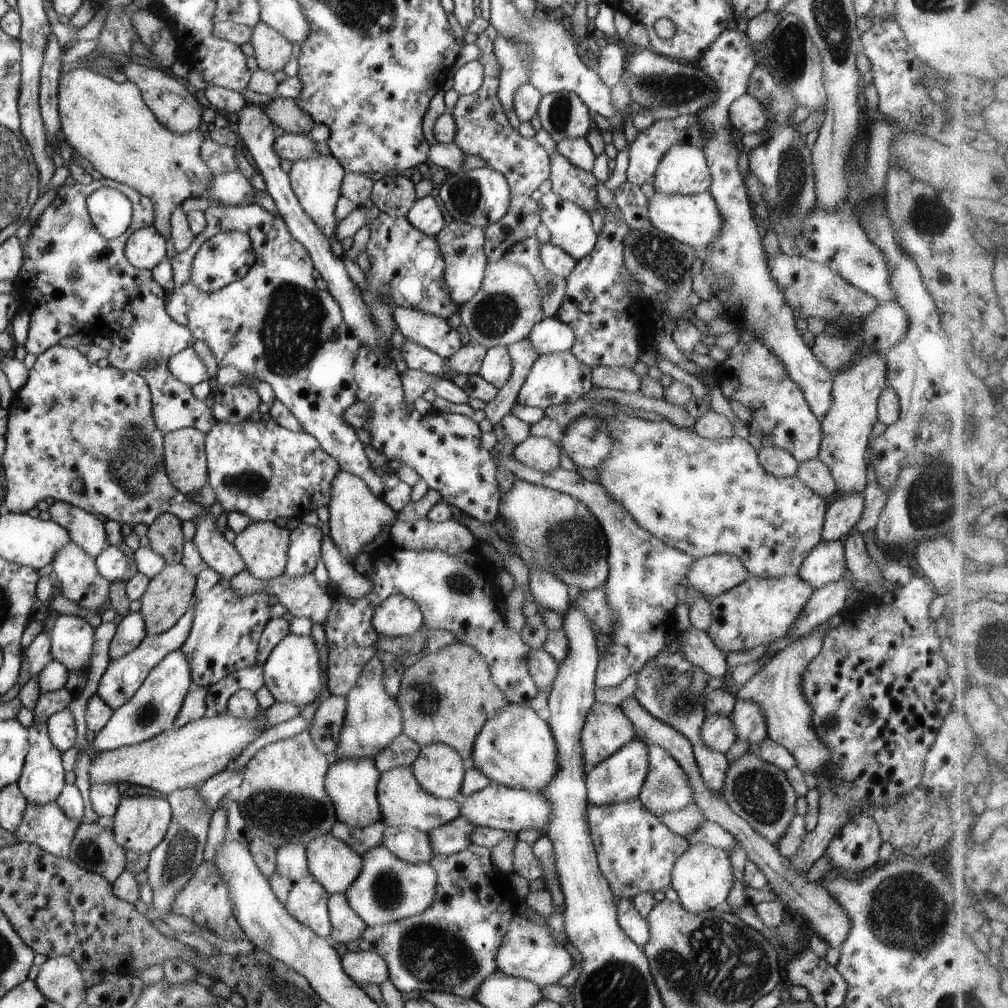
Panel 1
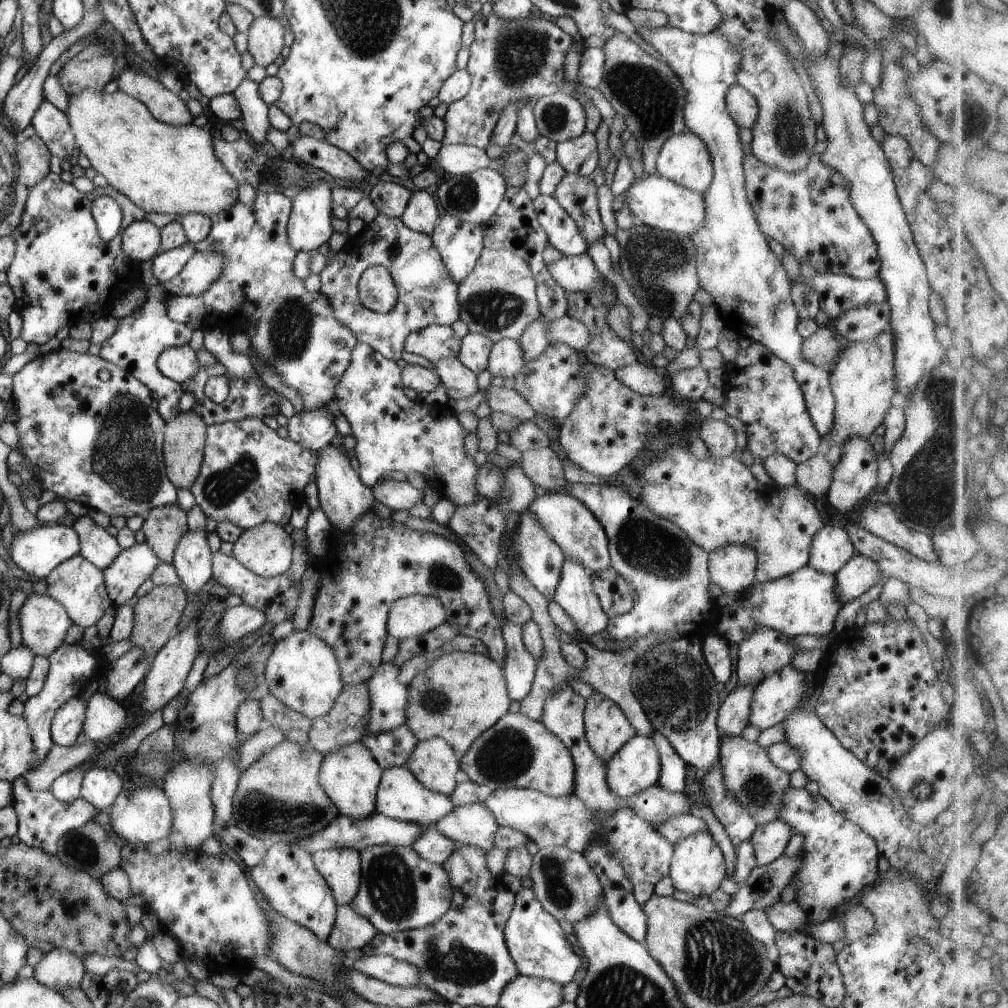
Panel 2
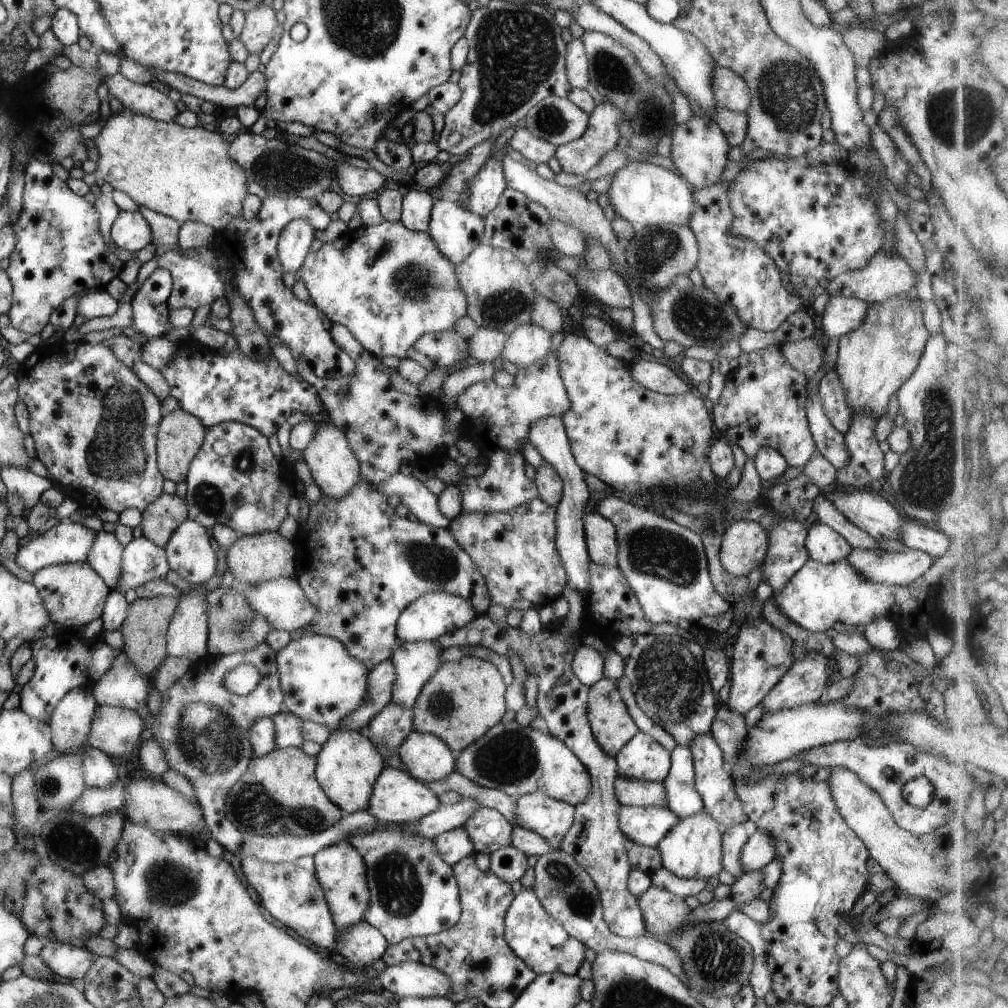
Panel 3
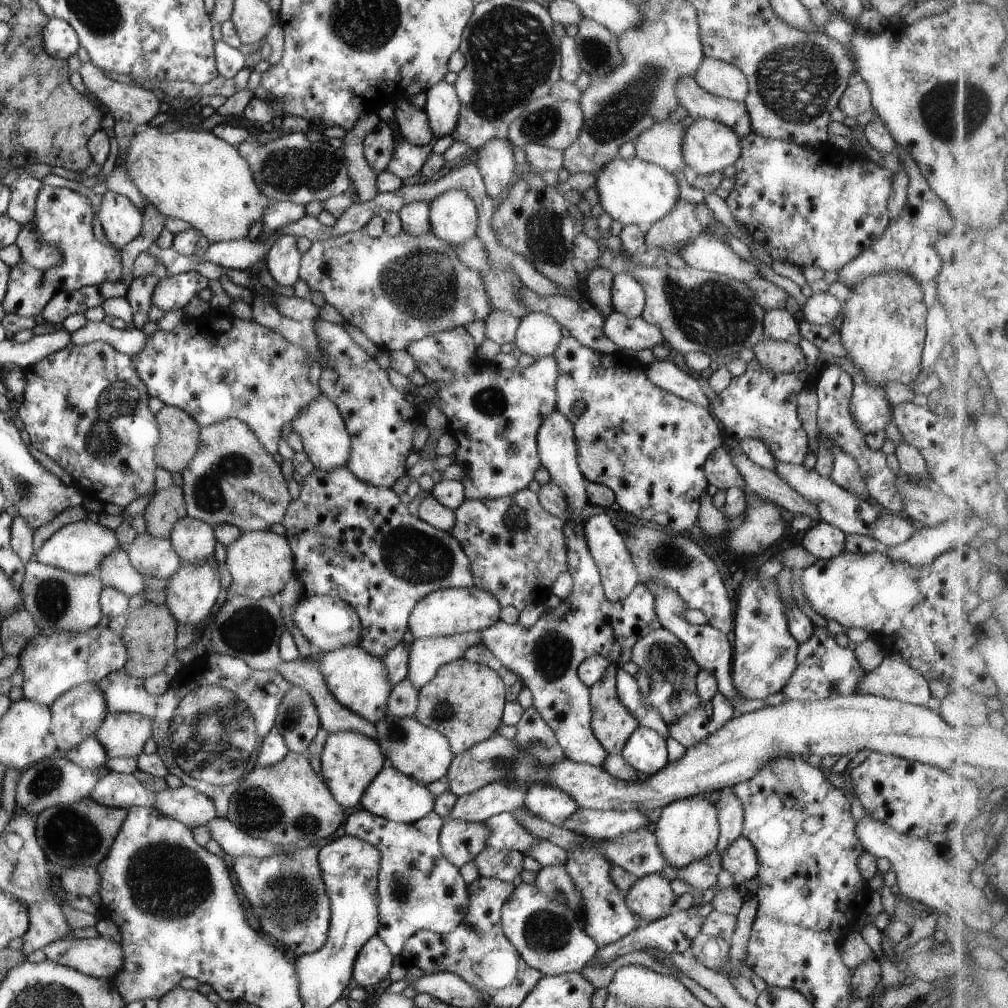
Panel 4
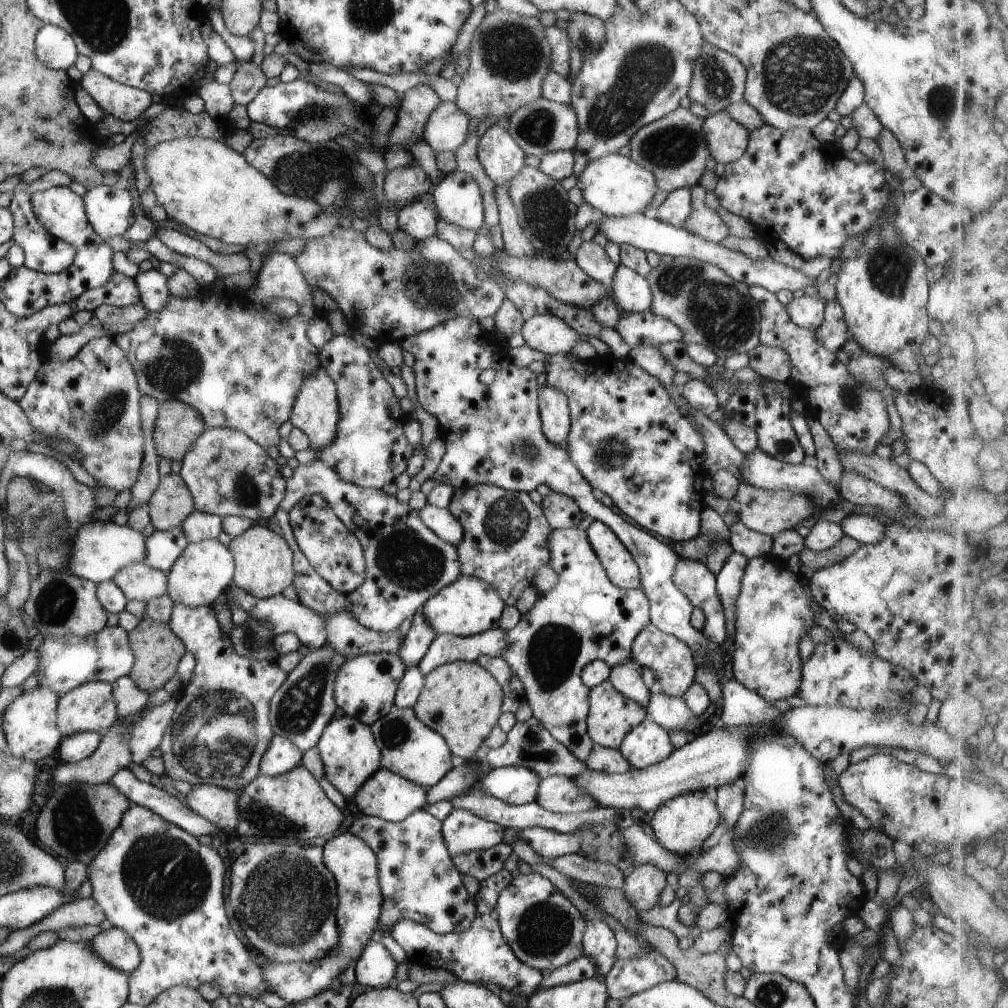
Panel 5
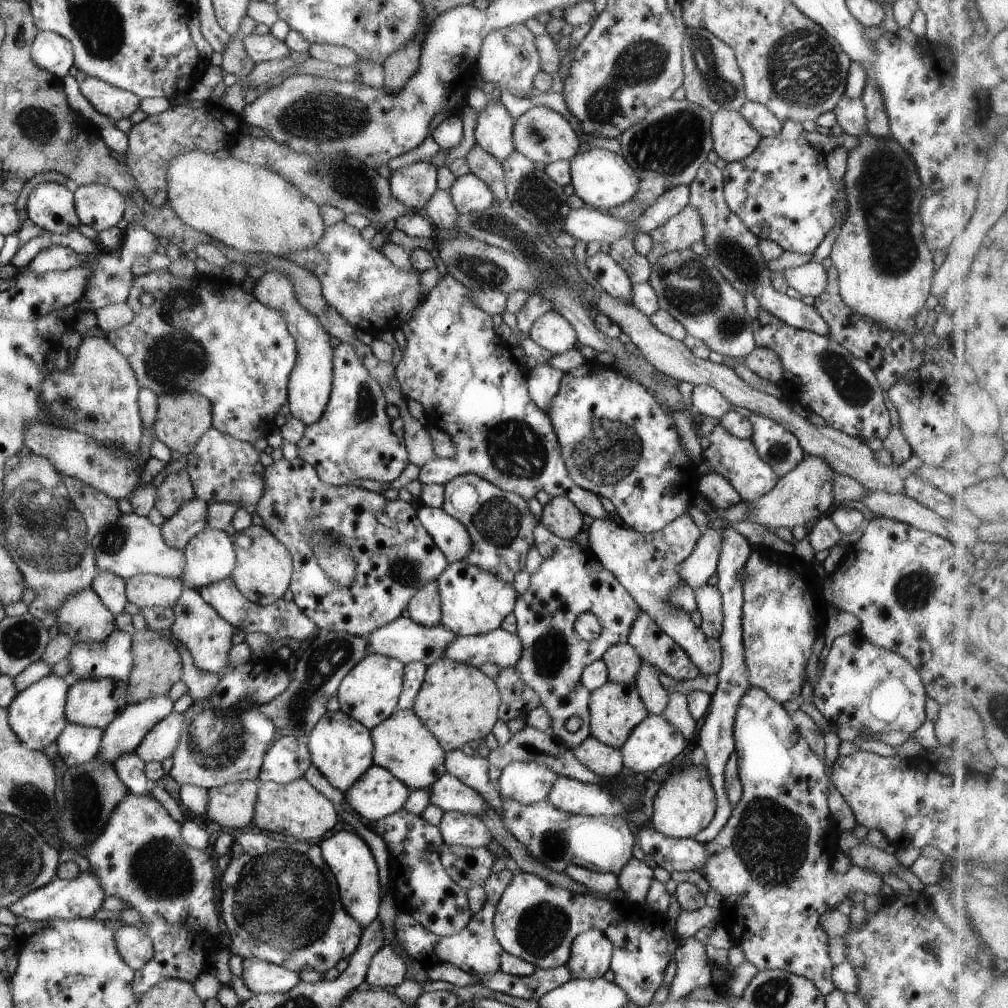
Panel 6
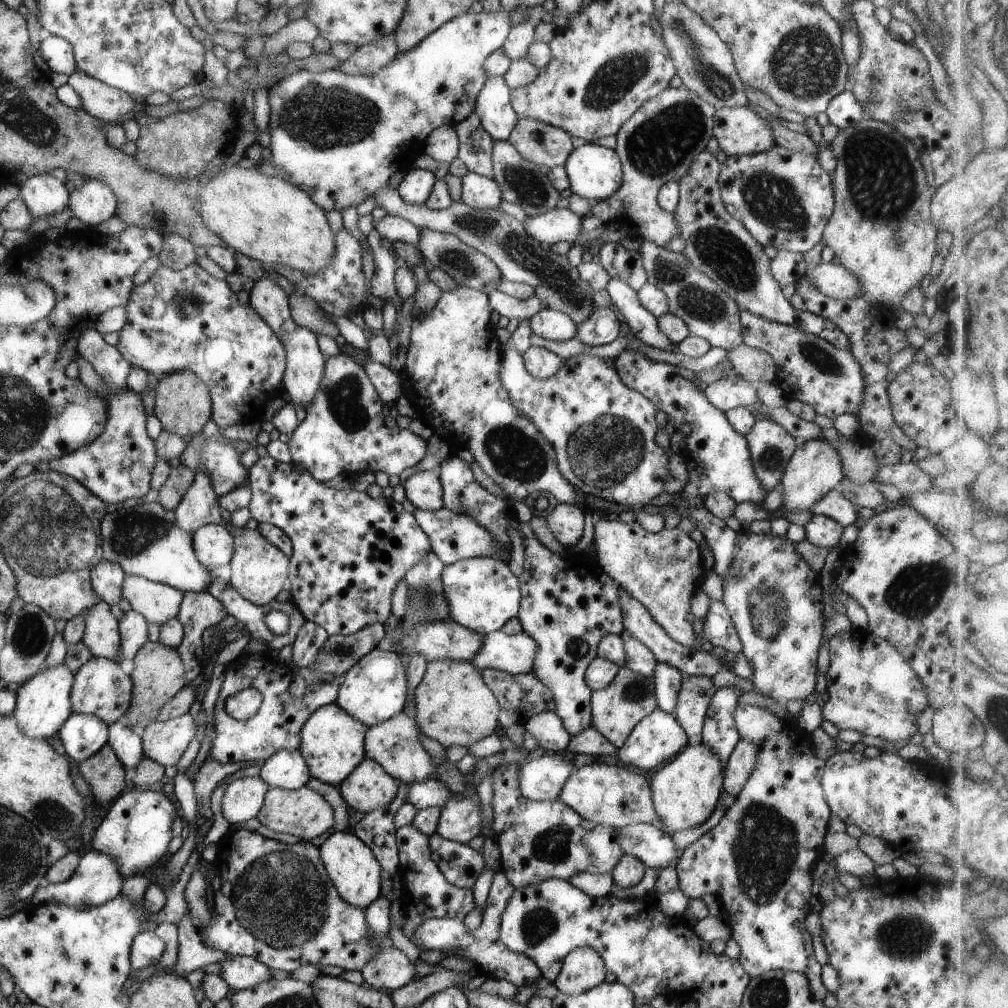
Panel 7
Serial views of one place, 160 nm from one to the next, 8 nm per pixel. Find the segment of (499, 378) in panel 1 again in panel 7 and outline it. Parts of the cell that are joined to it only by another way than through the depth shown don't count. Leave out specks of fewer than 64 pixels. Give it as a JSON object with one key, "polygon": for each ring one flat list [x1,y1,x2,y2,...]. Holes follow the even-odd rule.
{"polygon":[[543,309,530,319,530,329,538,337,556,342,572,339,577,332,577,326,566,314,552,309]]}

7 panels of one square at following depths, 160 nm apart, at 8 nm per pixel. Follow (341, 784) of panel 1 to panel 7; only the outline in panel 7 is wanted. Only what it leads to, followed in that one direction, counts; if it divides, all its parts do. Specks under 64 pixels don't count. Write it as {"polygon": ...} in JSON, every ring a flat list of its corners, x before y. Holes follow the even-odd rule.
{"polygon":[[336,703,318,708,301,729,300,753,308,766,311,778,339,787,366,759,366,732,368,727,348,715]]}

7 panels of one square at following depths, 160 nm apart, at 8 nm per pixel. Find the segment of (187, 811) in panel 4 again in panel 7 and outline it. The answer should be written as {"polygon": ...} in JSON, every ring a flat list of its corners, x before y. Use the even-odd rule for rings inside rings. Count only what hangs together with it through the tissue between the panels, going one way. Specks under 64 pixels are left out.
{"polygon":[[240,778,227,784,222,798,222,815,231,824,254,819,260,813,268,784,262,778]]}

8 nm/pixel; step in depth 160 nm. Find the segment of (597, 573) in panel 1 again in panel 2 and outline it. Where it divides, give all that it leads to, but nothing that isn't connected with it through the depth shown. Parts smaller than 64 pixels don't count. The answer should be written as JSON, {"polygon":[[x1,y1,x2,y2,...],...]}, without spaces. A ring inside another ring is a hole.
{"polygon":[[539,492,527,509,530,509,533,515,536,515,539,523,560,545,565,558,576,557,589,570,590,574,611,566,609,540,604,527,592,514,592,511,570,493]]}

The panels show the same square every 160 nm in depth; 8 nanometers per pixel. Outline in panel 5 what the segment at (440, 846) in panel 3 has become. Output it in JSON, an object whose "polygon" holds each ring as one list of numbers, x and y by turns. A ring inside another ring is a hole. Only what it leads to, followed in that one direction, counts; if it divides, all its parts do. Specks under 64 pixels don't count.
{"polygon":[[462,809,448,813,441,822,441,831,449,853,455,855,481,851,505,842,503,827]]}

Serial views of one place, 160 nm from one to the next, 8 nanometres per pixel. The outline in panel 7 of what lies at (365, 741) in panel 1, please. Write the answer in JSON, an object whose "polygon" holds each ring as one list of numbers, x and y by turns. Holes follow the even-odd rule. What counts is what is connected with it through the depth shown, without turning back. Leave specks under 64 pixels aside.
{"polygon":[[498,630,482,636,482,648,470,660,480,671,495,669,507,674,532,673,536,642,526,632,508,635]]}

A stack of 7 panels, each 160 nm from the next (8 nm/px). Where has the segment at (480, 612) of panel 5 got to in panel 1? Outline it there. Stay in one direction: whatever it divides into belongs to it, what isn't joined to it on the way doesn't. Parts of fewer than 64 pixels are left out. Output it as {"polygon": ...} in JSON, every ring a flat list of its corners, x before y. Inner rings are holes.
{"polygon":[[400,593,383,600,371,621,379,635,390,638,410,636,425,627,423,612,415,600]]}

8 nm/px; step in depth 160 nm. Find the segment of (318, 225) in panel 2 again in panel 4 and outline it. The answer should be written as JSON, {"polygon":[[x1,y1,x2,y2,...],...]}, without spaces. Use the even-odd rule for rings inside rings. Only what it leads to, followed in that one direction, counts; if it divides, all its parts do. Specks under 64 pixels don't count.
{"polygon":[[278,237,265,254,266,268,280,286,294,286,299,279,302,255,296,247,296,237]]}

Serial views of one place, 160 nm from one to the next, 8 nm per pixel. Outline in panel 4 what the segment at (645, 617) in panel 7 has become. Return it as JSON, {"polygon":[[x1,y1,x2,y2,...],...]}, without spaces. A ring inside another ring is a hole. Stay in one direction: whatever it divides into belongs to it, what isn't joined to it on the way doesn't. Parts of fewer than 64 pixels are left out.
{"polygon":[[660,627,640,637,633,646,631,661,639,668,634,678,645,701,657,708,665,723,671,723,702,705,696,688,696,677,701,668,689,656,686,645,665,628]]}

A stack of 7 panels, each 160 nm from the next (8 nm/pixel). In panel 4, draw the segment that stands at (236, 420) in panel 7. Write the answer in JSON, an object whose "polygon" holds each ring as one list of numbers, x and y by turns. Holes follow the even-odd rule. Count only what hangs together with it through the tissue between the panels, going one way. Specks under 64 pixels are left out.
{"polygon":[[215,311,208,312,204,317,199,319,189,319,182,321,174,328,168,331,158,329,154,334,147,335,145,345,138,354,133,354,131,359,135,363,139,376,143,379,150,397,160,399,169,407,176,407,185,410,200,427,207,427,211,424,219,423,226,419,238,419,250,427,250,430,256,435,260,444,272,455,278,452,279,440,281,439,281,430,284,424,292,422,303,408,306,408,312,400,321,394,319,384,310,381,310,367,313,361,310,354,306,351,306,347,294,344,292,341,286,340,280,333,274,333,272,329,263,327,254,320,242,319,234,314,217,313]]}

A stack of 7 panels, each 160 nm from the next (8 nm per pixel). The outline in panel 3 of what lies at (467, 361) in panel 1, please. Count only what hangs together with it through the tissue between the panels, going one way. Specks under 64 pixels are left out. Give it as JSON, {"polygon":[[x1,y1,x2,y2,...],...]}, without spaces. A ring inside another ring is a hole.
{"polygon":[[480,327,468,340,468,355,480,363,499,360,509,334,500,329]]}

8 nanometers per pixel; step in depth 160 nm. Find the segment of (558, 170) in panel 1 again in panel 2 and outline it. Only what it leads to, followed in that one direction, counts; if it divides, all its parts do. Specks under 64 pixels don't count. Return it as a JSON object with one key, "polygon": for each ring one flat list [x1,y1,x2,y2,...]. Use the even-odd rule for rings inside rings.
{"polygon":[[566,173,554,194,560,206,576,221,588,246,602,241,606,233,598,210,597,190,592,176]]}

